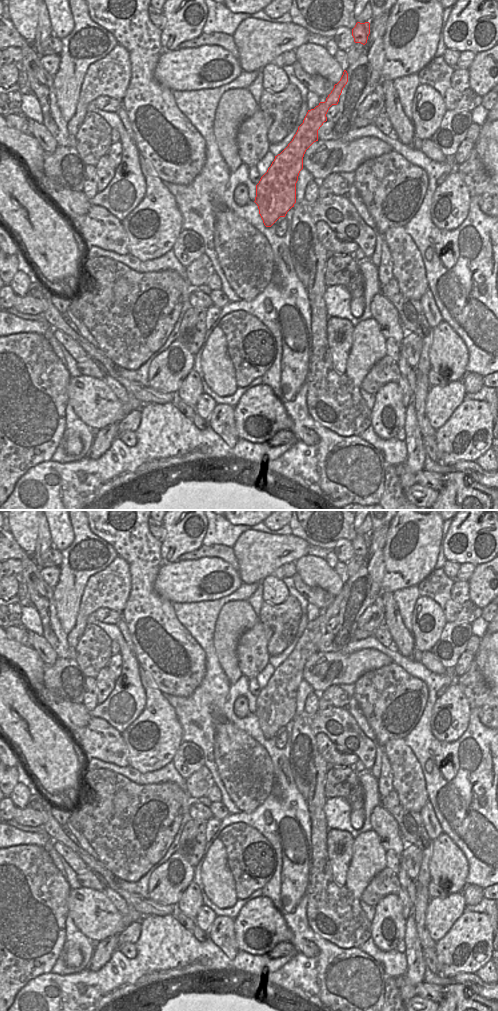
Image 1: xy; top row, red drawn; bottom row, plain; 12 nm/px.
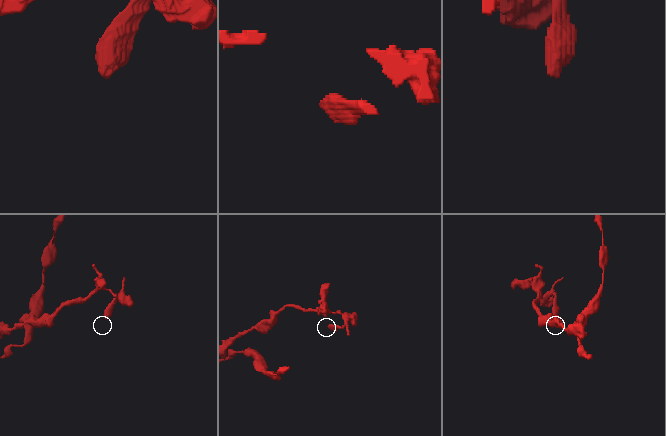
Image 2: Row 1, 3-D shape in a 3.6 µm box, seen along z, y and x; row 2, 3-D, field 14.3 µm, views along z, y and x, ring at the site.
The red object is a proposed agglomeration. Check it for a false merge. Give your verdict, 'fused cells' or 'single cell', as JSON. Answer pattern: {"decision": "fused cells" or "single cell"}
{"decision": "single cell"}

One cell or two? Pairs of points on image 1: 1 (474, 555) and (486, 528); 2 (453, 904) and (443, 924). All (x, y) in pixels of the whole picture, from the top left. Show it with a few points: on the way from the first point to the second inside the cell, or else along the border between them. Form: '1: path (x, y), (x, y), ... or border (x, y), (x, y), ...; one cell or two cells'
1: path (474, 547), (474, 534), (478, 530); one cell
2: path (449, 909), (443, 915), (443, 919); one cell

